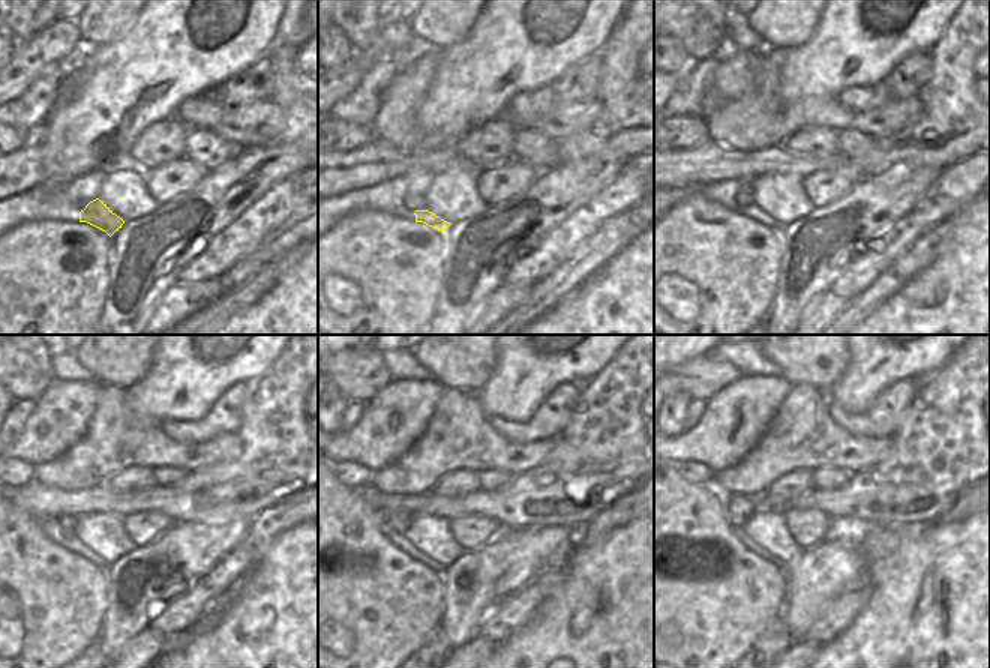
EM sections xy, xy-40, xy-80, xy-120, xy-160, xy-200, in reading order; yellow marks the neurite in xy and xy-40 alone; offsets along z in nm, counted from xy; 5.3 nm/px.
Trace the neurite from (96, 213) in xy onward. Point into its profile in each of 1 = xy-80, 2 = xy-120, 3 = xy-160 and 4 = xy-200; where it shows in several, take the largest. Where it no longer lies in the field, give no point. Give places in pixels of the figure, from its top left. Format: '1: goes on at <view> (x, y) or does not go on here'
1: goes on at xy-80 (750, 210)
2: goes on at xy-120 (68, 541)
3: goes on at xy-160 (399, 520)
4: goes on at xy-200 (740, 509)

